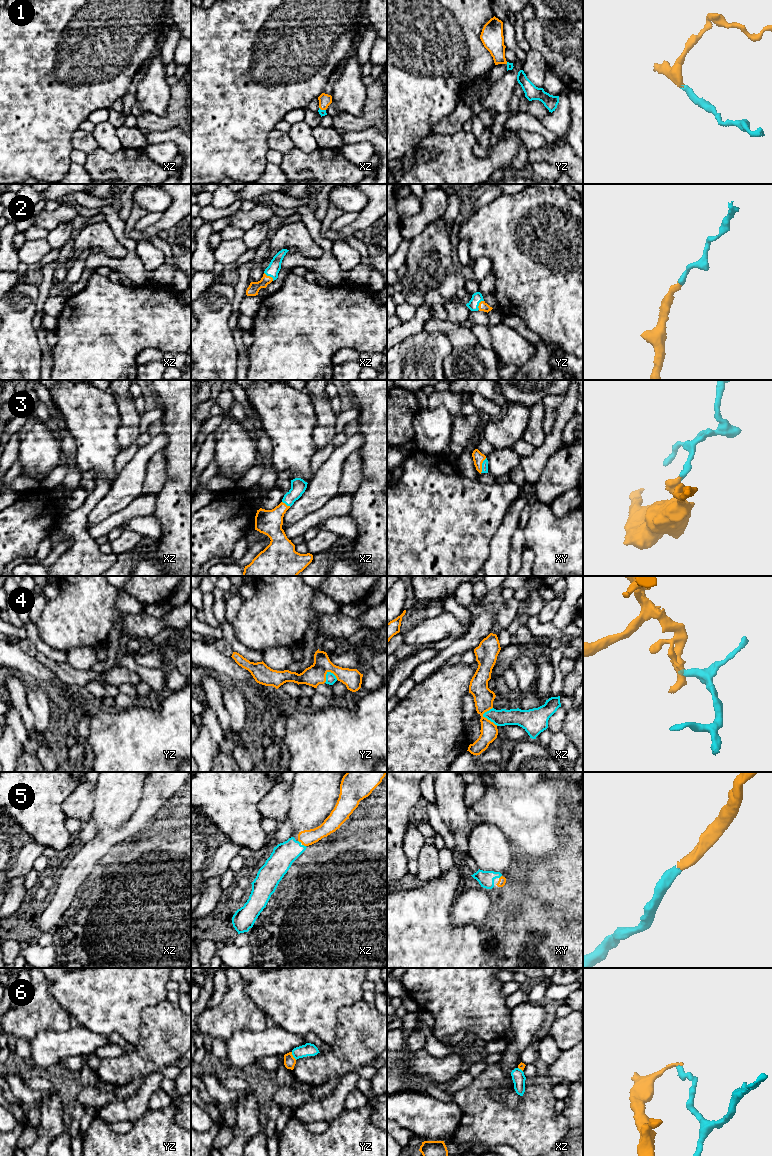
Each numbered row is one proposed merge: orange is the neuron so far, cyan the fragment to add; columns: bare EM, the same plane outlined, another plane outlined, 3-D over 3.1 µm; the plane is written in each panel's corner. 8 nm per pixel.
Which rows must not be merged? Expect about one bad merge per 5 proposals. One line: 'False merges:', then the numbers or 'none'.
False merges: 6

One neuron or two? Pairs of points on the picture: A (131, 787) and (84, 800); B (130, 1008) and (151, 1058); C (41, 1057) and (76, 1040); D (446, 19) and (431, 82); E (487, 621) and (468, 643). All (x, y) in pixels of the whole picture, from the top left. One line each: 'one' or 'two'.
A: two
B: two
C: one
D: one
E: one

